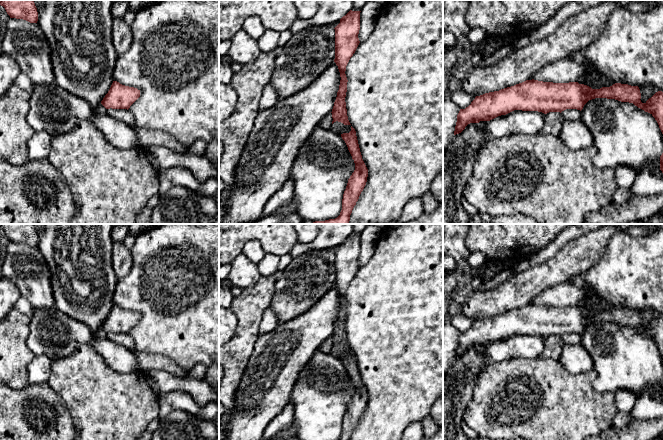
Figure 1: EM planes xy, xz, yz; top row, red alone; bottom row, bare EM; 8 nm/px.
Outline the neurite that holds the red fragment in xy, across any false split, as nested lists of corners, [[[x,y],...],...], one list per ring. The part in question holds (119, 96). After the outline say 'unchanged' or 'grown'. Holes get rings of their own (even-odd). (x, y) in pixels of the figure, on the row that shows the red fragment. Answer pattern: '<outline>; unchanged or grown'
[[[113,81],[108,93],[101,104],[106,109],[129,109],[130,106],[140,97],[140,90]]]; unchanged

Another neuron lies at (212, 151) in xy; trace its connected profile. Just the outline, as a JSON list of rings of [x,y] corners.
[[[212,140],[207,144],[207,148],[204,154],[212,165],[219,170],[219,140]]]

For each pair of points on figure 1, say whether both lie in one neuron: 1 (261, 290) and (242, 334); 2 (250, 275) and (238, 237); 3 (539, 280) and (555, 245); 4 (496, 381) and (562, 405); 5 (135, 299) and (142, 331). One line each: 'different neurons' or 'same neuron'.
1: same neuron
2: different neurons
3: different neurons
4: same neuron
5: same neuron

